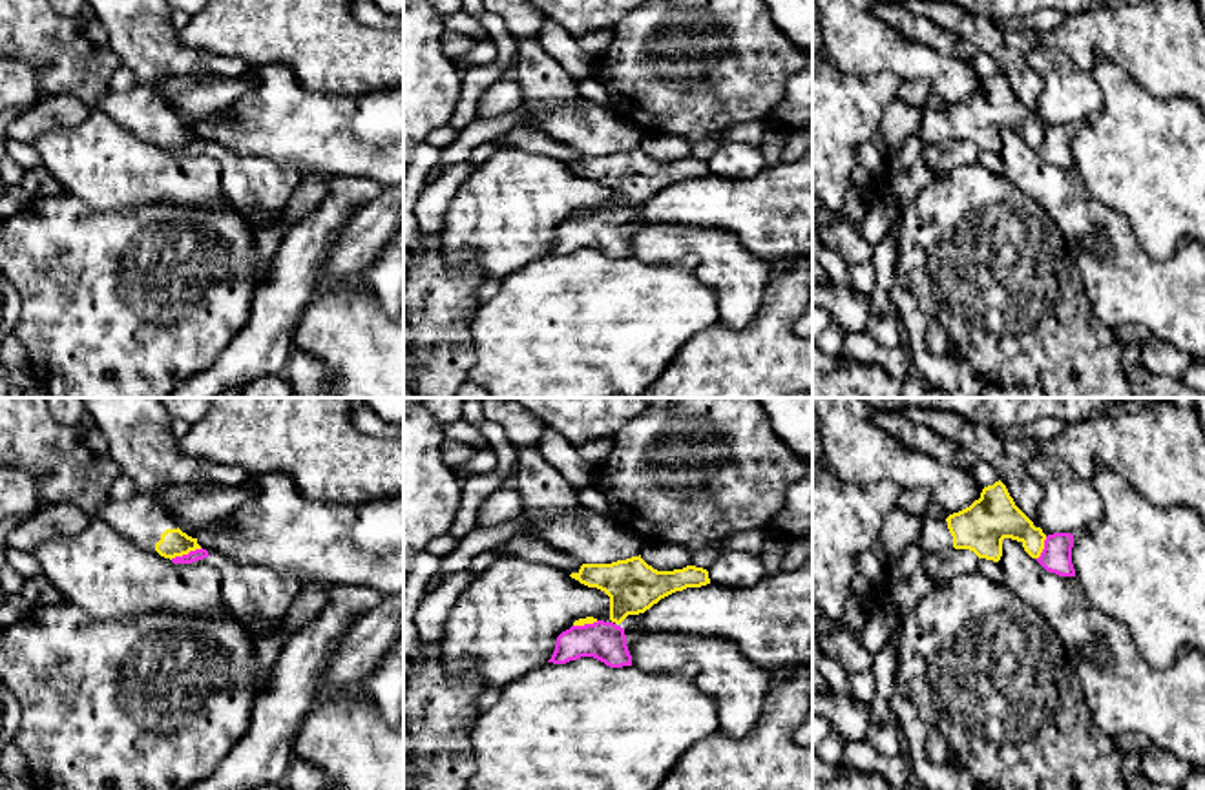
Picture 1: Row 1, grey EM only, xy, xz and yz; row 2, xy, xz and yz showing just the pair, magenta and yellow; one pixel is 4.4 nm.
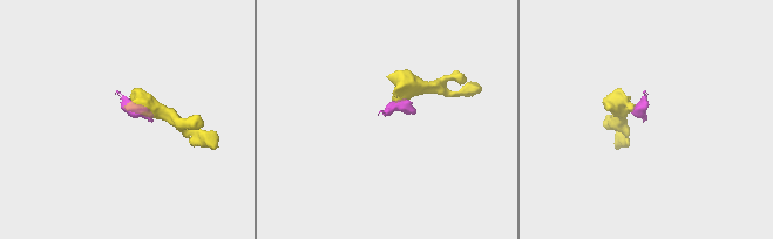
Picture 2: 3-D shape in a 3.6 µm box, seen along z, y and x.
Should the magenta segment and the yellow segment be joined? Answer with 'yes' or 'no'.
no

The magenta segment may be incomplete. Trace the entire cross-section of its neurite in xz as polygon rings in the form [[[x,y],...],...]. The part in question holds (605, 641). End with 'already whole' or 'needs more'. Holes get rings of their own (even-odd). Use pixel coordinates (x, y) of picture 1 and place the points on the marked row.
[[[628,615],[619,626],[604,620],[571,626],[557,637],[548,662],[566,664],[581,657],[593,657],[610,668],[632,666],[626,644],[646,631],[635,626],[637,618],[639,615]]]; needs more

